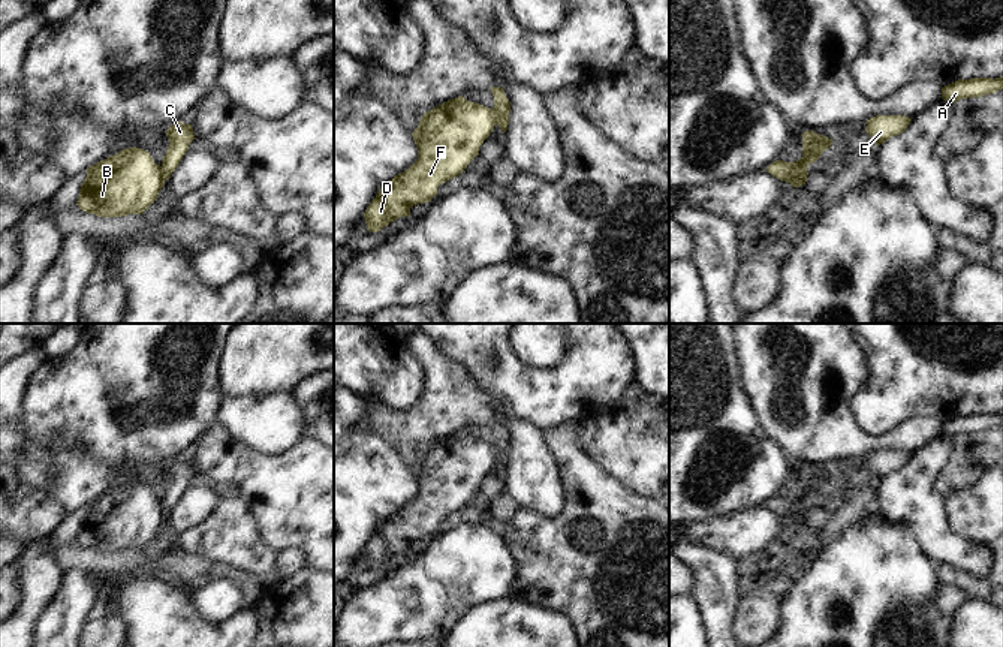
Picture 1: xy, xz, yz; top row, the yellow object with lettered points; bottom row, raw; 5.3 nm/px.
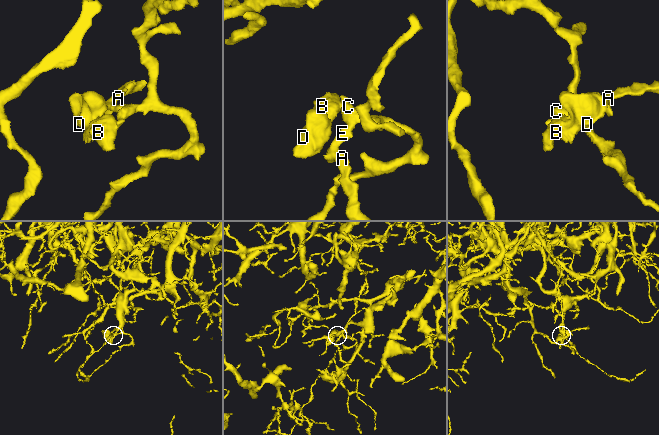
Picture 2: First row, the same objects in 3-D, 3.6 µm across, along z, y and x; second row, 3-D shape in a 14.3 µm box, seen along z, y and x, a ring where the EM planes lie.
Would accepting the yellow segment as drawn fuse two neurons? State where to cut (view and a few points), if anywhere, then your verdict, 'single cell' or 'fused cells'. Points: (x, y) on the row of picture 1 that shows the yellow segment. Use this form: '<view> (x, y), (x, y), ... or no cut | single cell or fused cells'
xy (159, 166), (163, 181) | fused cells

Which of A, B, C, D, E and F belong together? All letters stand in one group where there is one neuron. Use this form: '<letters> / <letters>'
A C E / B D F

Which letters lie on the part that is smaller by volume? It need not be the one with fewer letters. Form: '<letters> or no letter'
B, D, F

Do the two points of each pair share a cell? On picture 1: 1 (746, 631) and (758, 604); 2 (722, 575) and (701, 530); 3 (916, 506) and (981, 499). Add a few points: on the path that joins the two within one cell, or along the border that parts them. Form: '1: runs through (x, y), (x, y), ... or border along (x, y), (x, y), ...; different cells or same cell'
1: runs through (752, 625), (758, 617), (758, 610); same cell
2: border along (684, 530), (692, 539), (725, 551), (735, 560); different cells
3: border along (945, 500), (946, 523), (960, 536); different cells

